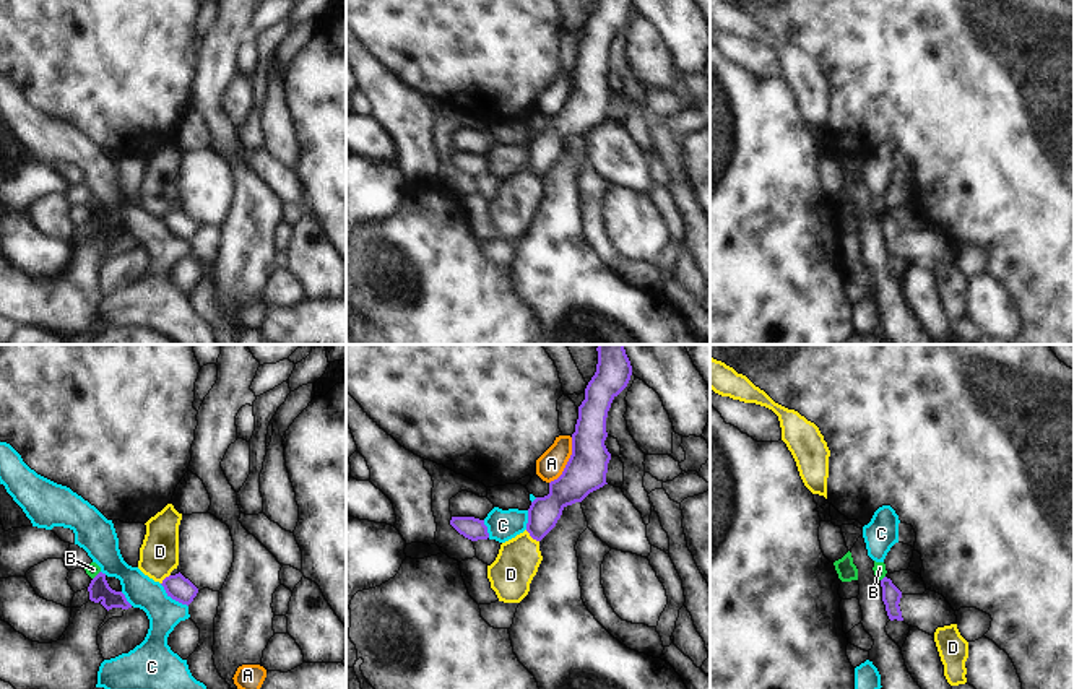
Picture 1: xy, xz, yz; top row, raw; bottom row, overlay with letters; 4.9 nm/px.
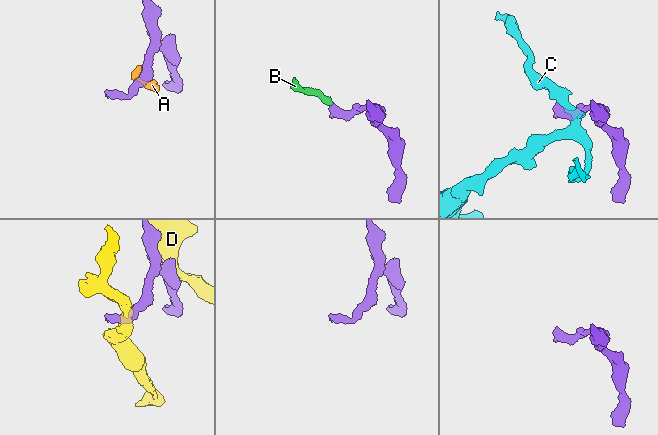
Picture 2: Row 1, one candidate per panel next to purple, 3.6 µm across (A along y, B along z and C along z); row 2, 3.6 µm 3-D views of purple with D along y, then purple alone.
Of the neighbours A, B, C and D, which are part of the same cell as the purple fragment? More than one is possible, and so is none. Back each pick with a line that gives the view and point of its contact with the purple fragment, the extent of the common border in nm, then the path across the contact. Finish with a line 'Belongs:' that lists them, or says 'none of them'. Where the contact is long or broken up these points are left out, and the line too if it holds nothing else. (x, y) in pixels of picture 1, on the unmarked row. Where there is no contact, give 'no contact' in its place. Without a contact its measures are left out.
Belongs: none of them

